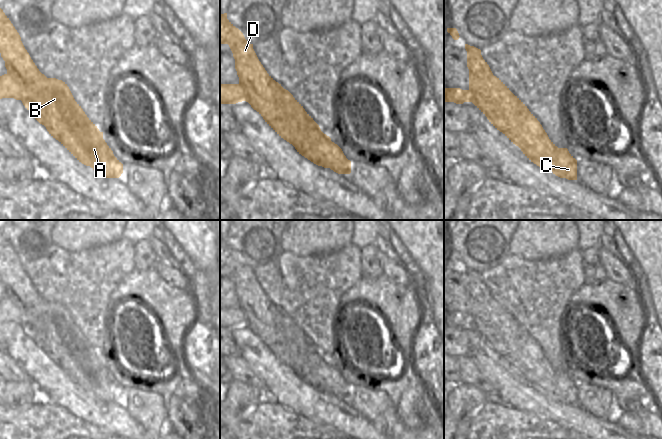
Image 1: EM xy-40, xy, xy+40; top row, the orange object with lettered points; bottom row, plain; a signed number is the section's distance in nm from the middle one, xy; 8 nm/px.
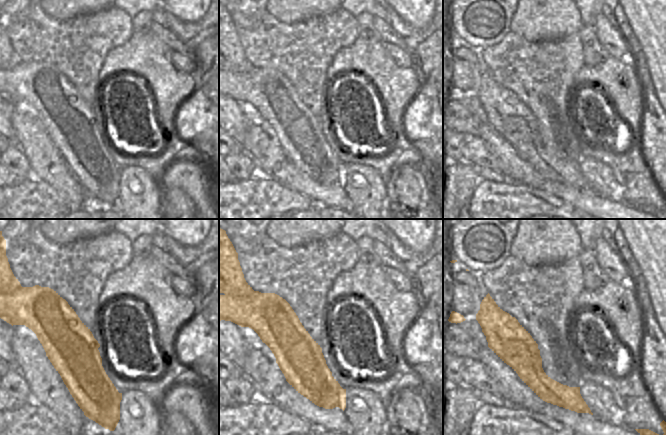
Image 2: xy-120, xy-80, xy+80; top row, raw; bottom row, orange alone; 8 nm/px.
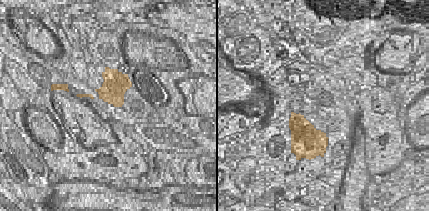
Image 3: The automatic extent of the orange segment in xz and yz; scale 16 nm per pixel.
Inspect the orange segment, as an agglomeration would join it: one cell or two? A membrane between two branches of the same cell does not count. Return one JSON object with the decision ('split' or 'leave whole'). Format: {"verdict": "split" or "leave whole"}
{"verdict": "split"}

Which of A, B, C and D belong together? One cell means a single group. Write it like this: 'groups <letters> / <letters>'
groups A B / C D

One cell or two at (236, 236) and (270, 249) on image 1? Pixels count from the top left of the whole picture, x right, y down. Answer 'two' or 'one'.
one

